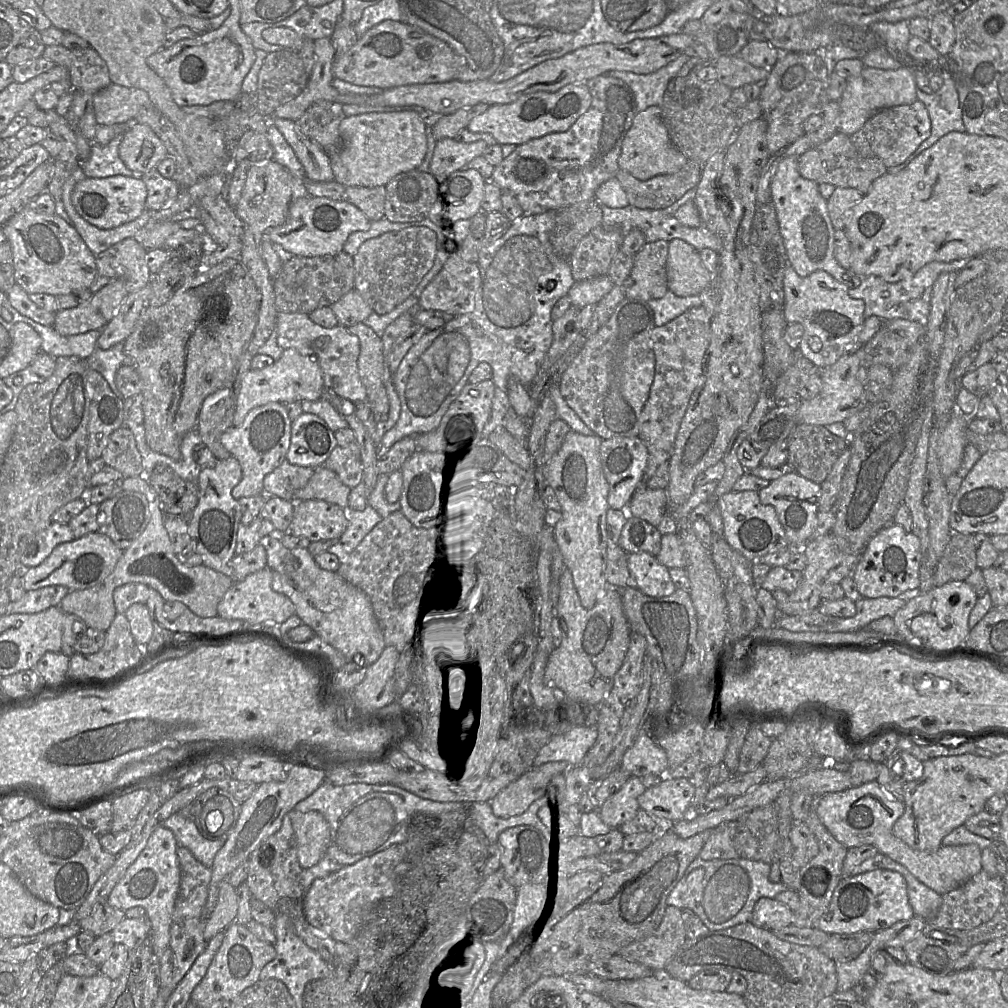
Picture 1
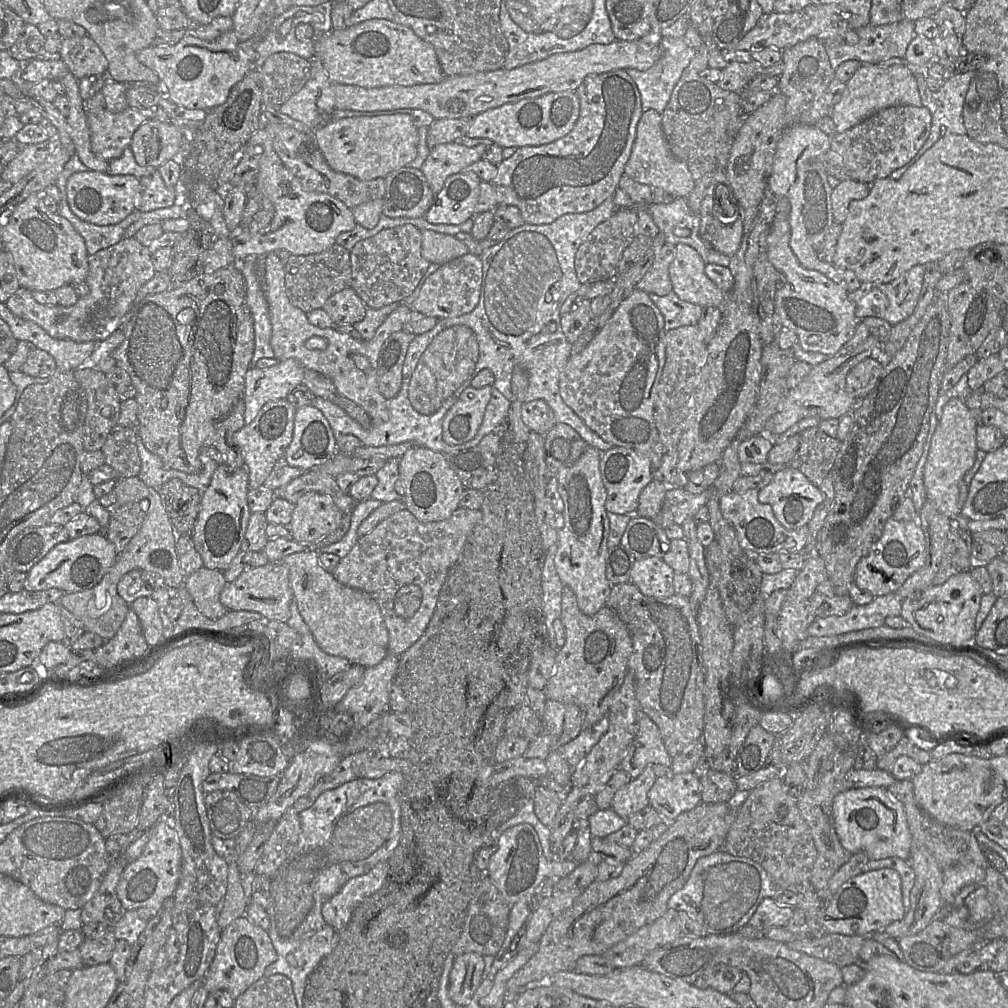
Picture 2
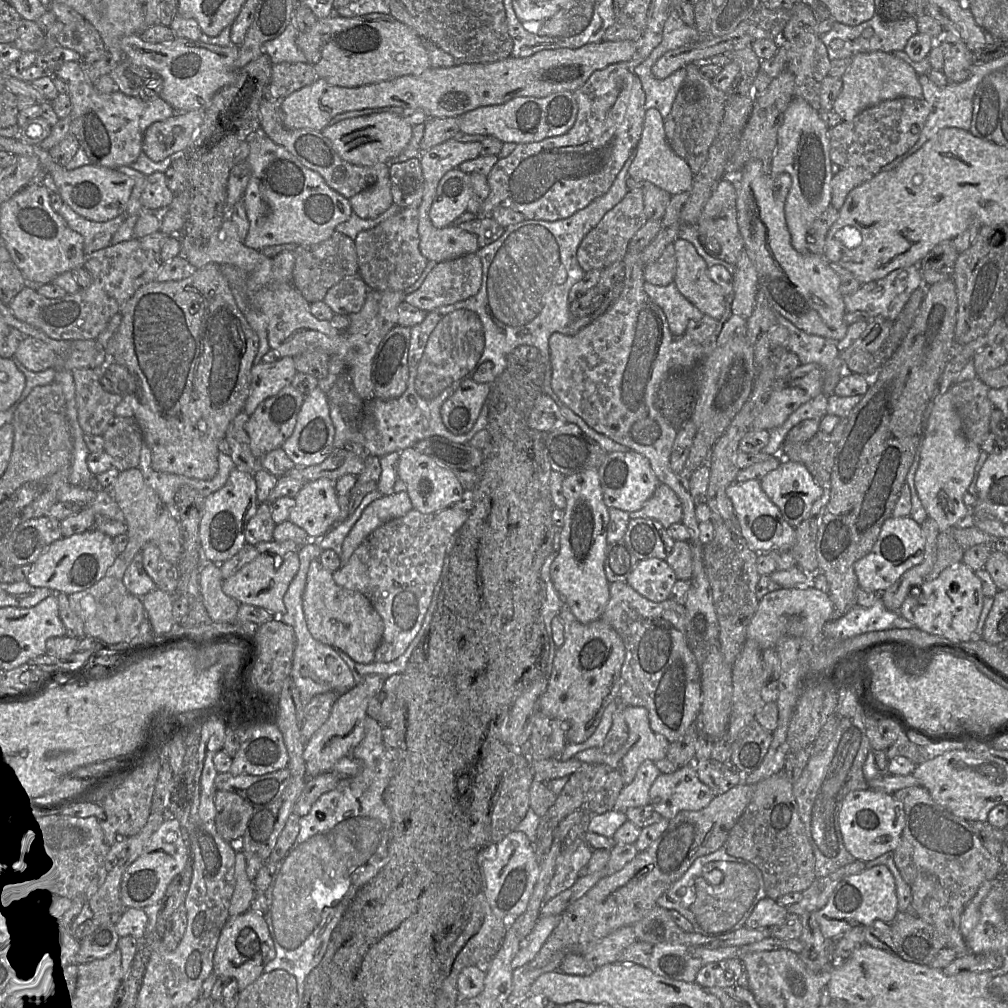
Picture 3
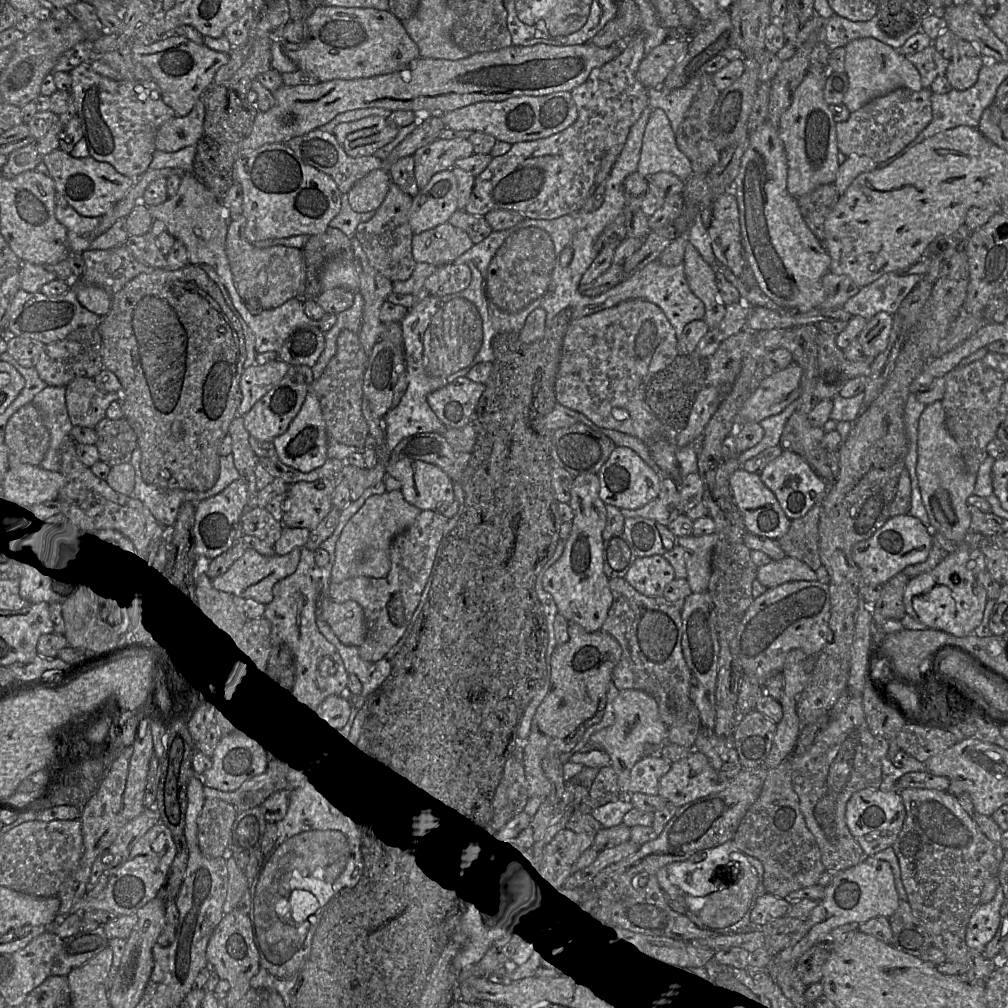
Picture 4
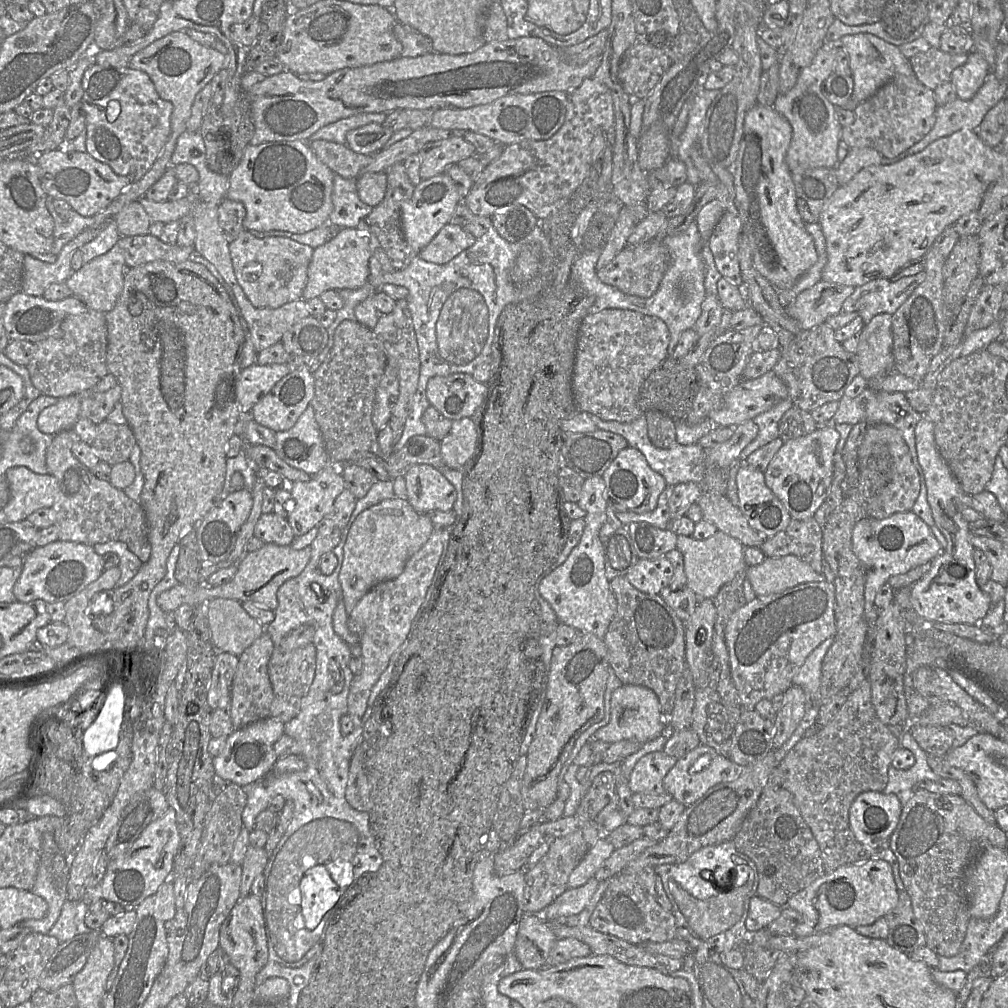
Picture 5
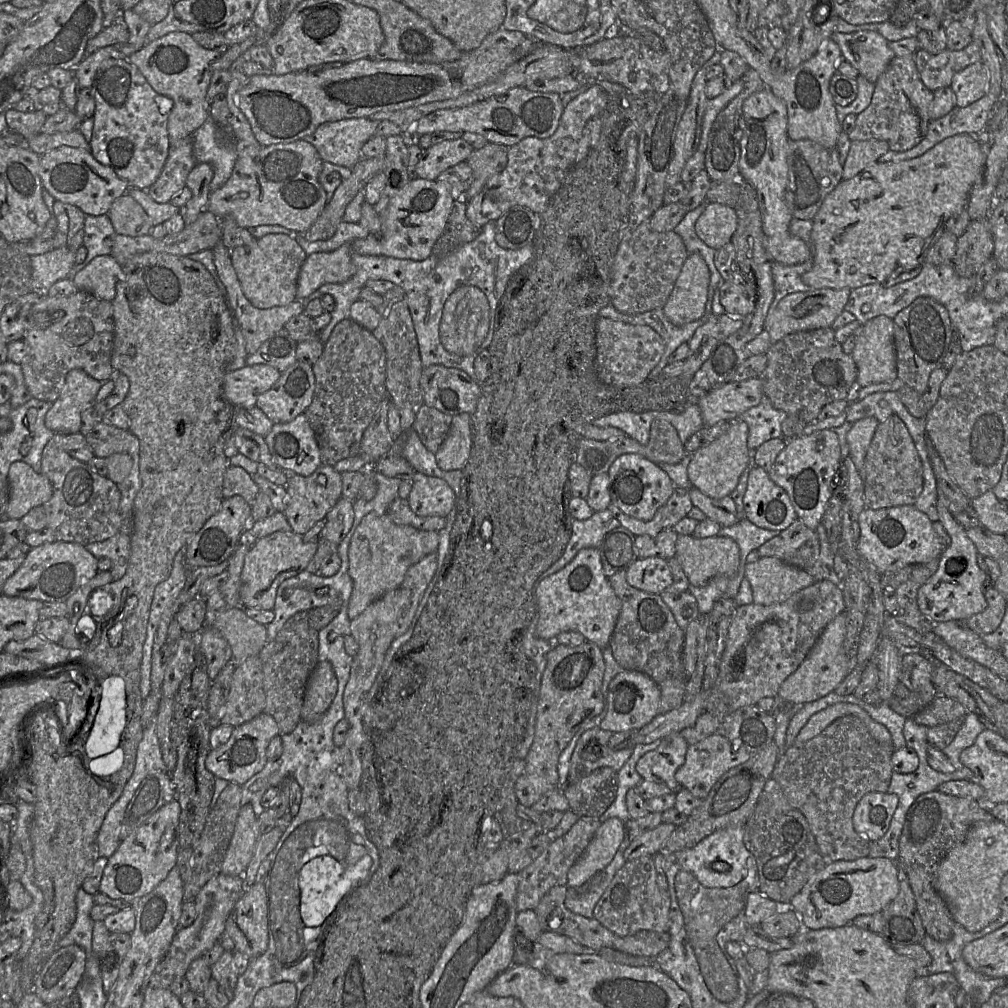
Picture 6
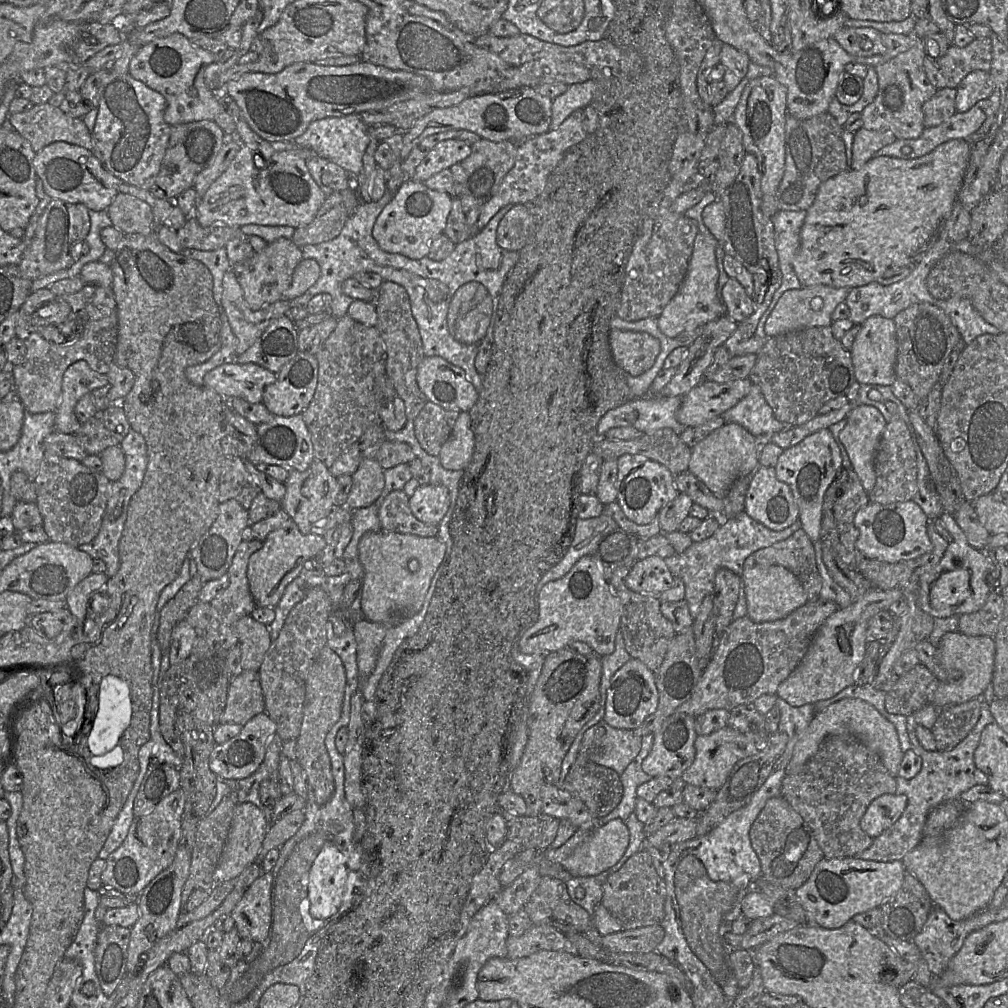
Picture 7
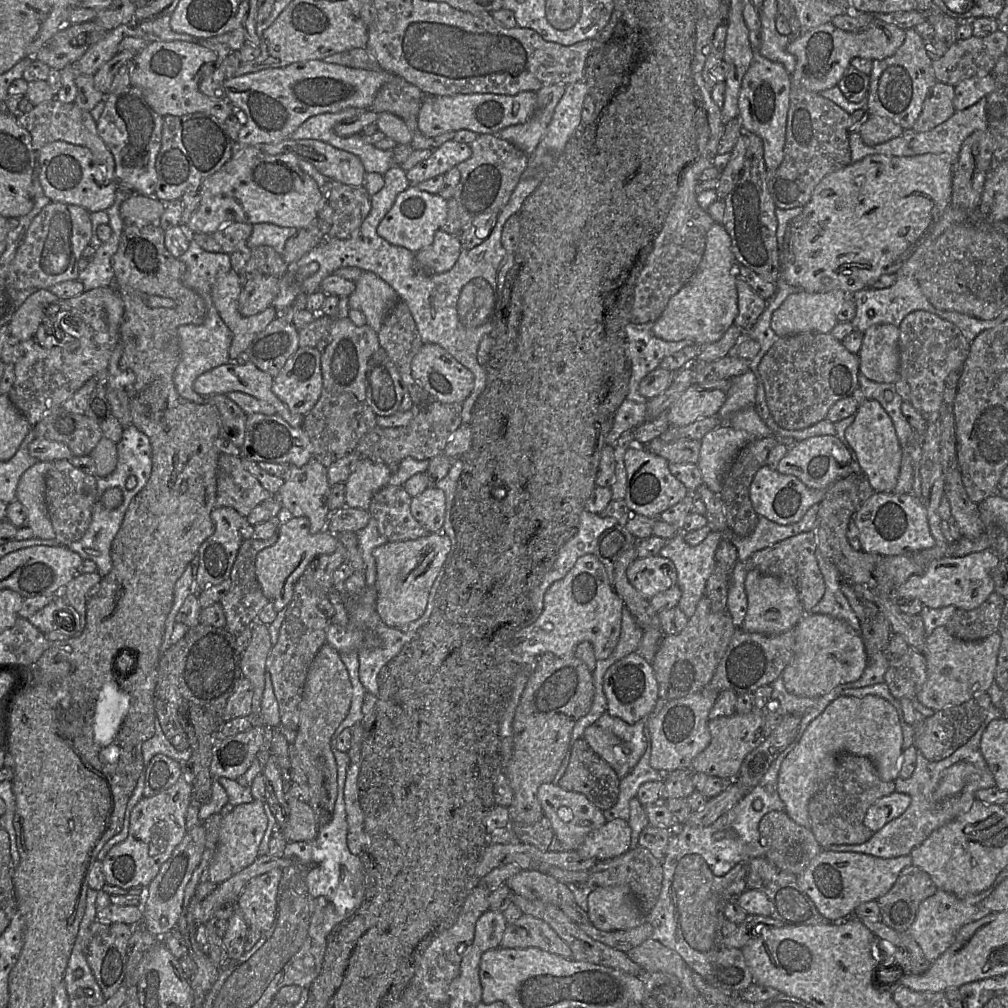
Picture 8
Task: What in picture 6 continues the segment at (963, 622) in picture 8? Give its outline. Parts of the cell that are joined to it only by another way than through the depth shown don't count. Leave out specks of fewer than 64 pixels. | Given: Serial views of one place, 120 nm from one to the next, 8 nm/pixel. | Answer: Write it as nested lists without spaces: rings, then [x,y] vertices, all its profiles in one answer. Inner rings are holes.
[[[994,585],[986,588],[984,595],[987,601],[987,607],[965,620],[966,626],[979,635],[991,633],[998,628],[1007,605],[1006,598]]]

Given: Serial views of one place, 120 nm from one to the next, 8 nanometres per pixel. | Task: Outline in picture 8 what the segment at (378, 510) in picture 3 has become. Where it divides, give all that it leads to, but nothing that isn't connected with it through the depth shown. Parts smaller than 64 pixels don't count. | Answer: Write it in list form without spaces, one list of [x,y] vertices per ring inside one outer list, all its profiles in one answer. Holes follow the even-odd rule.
[[[431,533],[415,540],[388,541],[373,550],[376,561],[376,611],[389,627],[402,627],[425,612],[431,587],[450,551],[449,537]]]

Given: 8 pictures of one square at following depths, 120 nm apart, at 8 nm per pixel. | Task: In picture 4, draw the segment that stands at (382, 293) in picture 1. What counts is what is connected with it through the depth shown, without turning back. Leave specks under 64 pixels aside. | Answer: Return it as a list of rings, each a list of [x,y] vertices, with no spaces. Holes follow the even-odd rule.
[[[390,181],[388,193],[375,215],[369,221],[360,223],[354,234],[370,265],[392,282],[408,280],[418,263],[412,253],[414,234],[409,224],[412,202],[413,197]]]

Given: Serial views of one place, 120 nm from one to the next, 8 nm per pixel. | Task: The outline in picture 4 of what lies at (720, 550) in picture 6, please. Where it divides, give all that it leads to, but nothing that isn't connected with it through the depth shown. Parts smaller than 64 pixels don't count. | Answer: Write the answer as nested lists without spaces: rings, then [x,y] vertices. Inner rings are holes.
[[[716,533],[701,537],[678,537],[677,545],[686,554],[686,580],[693,593],[707,591],[712,568],[712,555],[718,541]]]

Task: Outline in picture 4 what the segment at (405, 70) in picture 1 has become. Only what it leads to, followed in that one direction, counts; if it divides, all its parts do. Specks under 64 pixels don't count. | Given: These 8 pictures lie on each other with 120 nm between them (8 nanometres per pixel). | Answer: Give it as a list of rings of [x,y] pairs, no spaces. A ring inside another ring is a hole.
[[[319,5],[306,19],[290,20],[273,36],[298,69],[315,76],[320,82],[384,75],[401,70],[421,57],[402,22],[391,12],[374,8]]]

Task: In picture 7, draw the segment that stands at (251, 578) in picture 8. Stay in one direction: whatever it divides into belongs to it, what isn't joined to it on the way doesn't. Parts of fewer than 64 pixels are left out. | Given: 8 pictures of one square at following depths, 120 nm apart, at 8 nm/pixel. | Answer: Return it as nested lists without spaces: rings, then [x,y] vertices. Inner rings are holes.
[[[259,540],[242,541],[237,548],[232,563],[228,569],[229,586],[227,589],[216,596],[211,602],[212,617],[208,628],[199,635],[204,636],[208,643],[213,643],[215,648],[223,648],[229,651],[238,644],[236,635],[236,623],[244,616],[250,616],[256,608],[256,603],[251,595],[249,582],[247,578],[247,567],[249,558],[253,553],[263,546],[263,542]]]

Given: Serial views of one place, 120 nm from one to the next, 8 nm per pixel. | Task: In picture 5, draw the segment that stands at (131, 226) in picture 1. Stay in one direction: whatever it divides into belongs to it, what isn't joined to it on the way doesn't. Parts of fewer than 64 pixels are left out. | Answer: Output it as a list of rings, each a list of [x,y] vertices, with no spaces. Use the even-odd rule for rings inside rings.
[[[53,207],[53,212],[50,213],[50,216],[54,222],[54,242],[51,249],[51,253],[54,255],[58,255],[64,245],[94,223],[93,216],[81,216],[73,209],[65,213],[64,217],[61,217]]]

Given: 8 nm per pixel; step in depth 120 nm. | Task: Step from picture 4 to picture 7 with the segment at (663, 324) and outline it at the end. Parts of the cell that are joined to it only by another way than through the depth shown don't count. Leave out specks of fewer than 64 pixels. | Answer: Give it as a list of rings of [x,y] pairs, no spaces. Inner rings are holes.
[[[611,328],[609,343],[615,363],[627,376],[649,370],[660,352],[660,342],[645,332]]]

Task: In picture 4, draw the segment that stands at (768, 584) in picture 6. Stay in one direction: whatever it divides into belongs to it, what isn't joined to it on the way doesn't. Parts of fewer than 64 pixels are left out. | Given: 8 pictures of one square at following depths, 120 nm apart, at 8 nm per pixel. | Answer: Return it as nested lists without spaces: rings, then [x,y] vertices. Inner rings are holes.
[[[785,557],[779,561],[770,561],[757,568],[757,580],[767,589],[788,582],[818,581],[817,574],[806,563]]]

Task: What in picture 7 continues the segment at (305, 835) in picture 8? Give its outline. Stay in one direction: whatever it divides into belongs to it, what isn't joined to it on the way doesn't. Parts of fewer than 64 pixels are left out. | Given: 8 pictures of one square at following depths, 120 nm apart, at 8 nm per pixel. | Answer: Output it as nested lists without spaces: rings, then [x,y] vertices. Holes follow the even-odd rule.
[[[296,810],[271,823],[262,842],[258,859],[255,862],[260,862],[261,864],[264,856],[271,849],[280,848],[288,839],[296,834],[304,820],[304,810]]]

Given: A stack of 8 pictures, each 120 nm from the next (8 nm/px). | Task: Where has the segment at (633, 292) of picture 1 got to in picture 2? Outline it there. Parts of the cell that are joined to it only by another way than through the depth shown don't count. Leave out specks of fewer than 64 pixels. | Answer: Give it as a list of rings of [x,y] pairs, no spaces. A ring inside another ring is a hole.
[[[666,242],[658,252],[654,252],[654,261],[649,270],[637,283],[636,289],[659,296],[667,295],[672,291],[669,266],[675,257],[675,247],[675,244]]]

